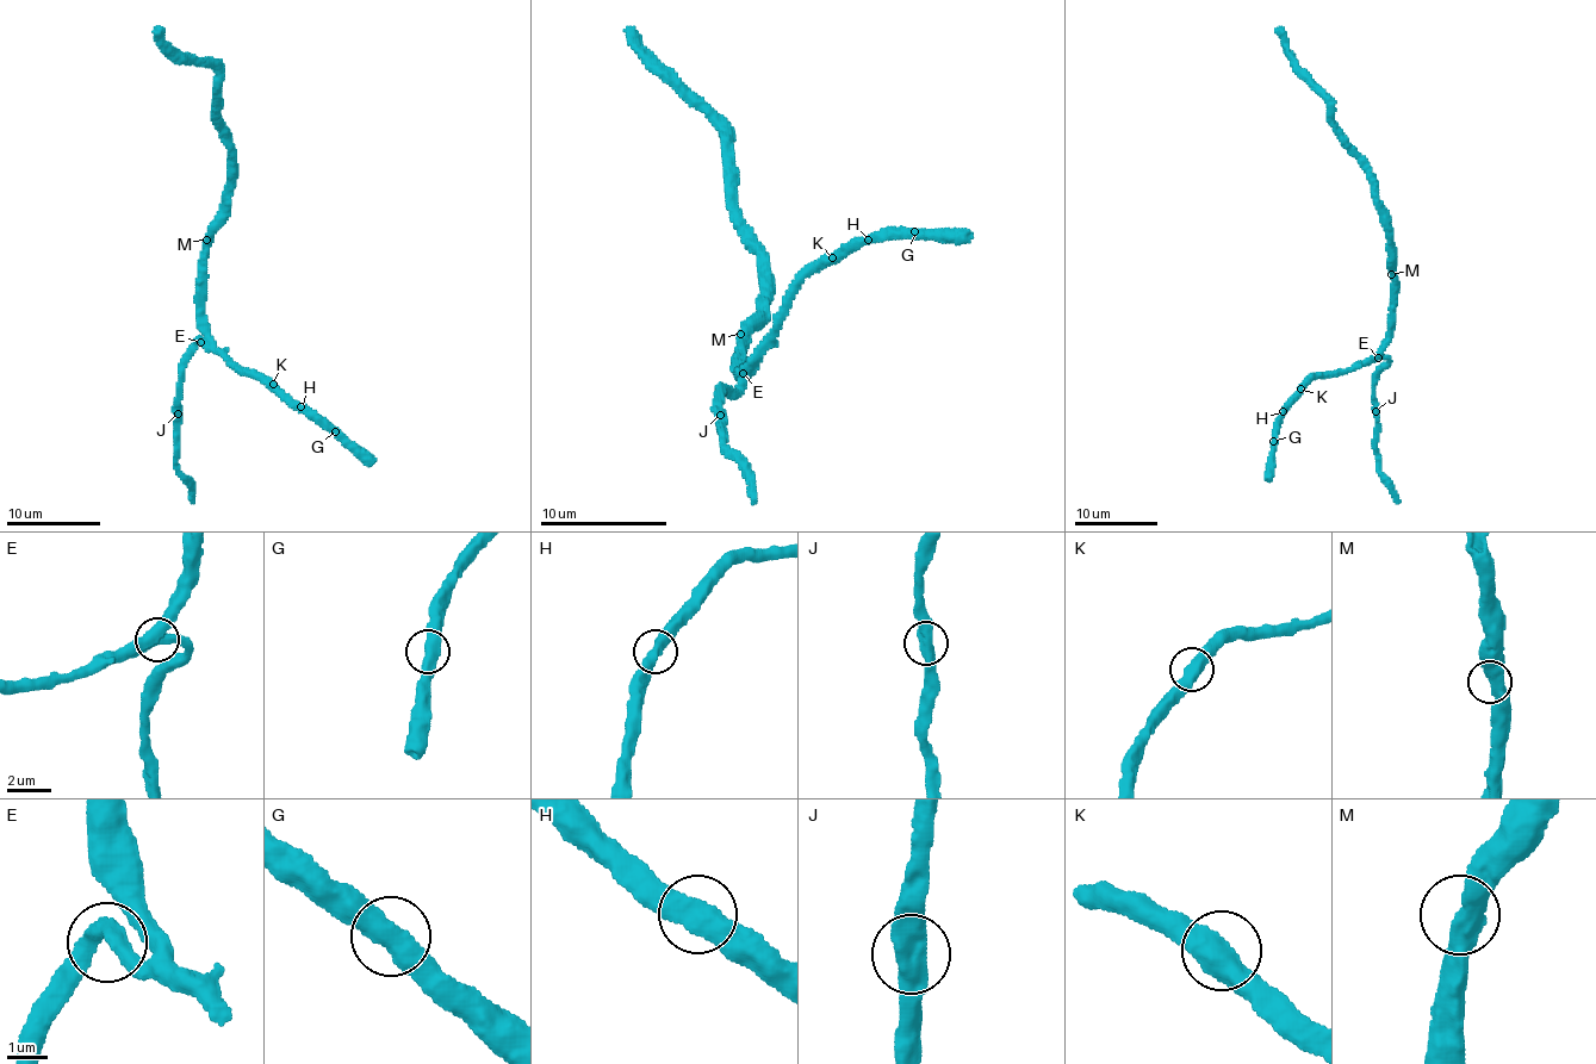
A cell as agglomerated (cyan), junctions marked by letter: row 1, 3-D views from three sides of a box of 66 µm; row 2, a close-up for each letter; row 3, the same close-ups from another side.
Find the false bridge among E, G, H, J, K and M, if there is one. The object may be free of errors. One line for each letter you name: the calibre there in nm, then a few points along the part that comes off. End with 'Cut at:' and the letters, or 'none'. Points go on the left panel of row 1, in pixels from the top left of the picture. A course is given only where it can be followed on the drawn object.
Cut at: none

